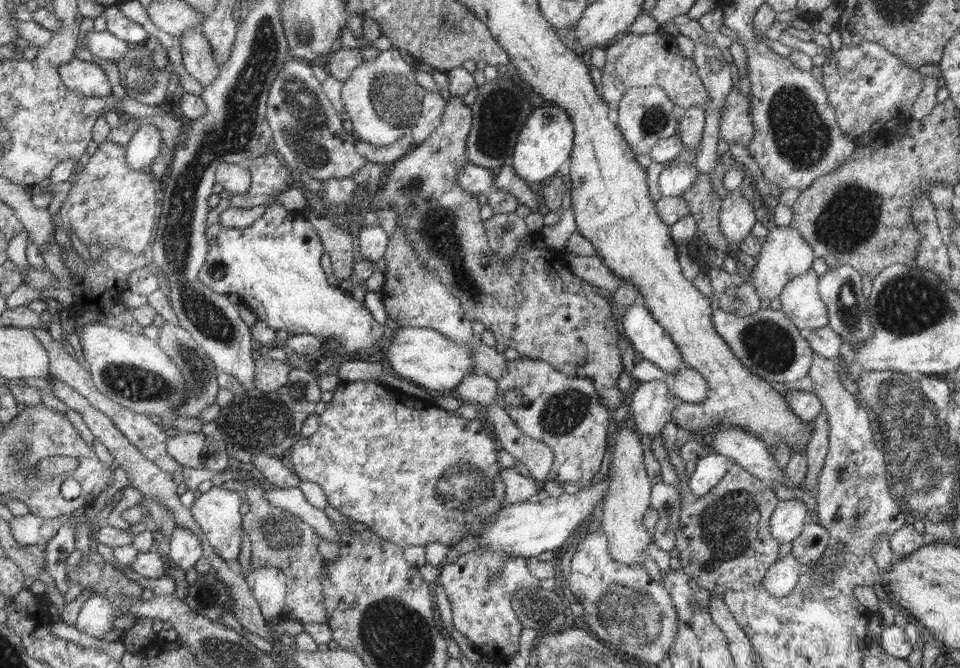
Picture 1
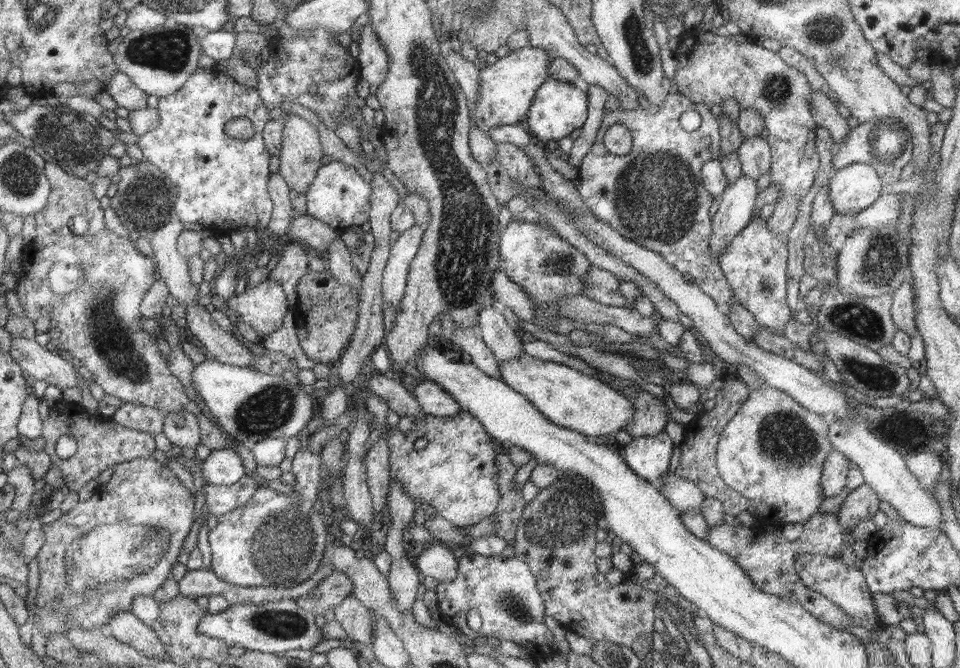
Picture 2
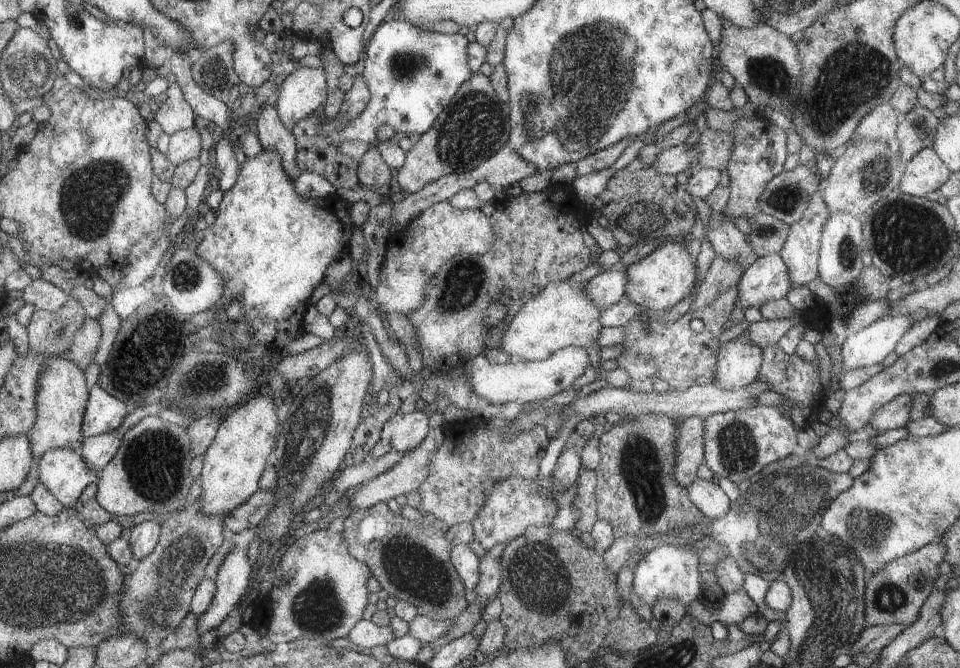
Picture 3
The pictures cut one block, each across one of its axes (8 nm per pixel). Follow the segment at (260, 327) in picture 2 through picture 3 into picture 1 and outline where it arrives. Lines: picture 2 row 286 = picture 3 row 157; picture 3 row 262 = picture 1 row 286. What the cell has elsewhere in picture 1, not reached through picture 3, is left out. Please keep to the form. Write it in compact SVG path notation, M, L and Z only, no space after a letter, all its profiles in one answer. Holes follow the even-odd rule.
M260 151L248 165L251 176L250 188L241 195L224 189L219 193L221 201L207 216L207 252L204 266L198 273L202 284L218 294L228 295L256 314L274 330L286 330L292 334L313 334L324 342L338 340L341 352L354 354L356 350L368 348L378 342L384 334L382 324L370 316L367 306L362 306L344 292L332 288L320 266L324 248L317 230L312 228L300 210L286 210L277 197L292 188L294 180L290 172L280 164L278 155ZM265 205L264 214L246 229L222 228L219 216L227 208L251 209ZM292 226L298 226L298 246L280 246L296 244ZM218 267L224 269L224 276L216 280L212 273Z

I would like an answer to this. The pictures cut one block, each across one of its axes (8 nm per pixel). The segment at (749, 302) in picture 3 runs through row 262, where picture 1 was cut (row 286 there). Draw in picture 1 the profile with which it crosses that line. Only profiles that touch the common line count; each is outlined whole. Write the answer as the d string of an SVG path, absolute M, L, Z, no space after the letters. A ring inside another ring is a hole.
M784 225L775 227L768 232L766 241L762 244L761 250L757 257L754 272L752 272L752 281L754 289L758 292L759 298L772 299L781 295L790 280L797 279L805 275L812 268L812 263L816 258L813 246L806 242L798 229L786 227Z

